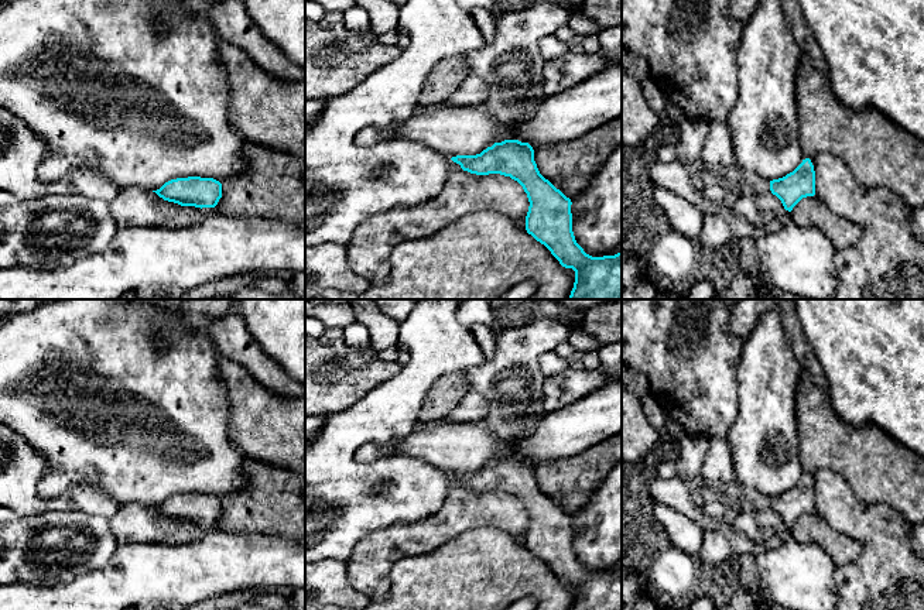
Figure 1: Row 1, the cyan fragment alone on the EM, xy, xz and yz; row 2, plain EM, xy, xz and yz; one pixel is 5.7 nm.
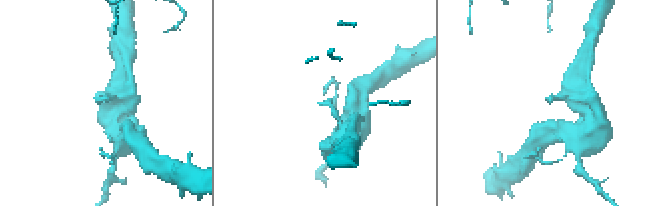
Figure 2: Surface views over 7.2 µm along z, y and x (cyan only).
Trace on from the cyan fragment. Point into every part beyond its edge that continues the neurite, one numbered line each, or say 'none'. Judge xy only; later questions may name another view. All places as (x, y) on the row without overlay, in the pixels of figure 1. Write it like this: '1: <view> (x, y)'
1: xy (133, 523)

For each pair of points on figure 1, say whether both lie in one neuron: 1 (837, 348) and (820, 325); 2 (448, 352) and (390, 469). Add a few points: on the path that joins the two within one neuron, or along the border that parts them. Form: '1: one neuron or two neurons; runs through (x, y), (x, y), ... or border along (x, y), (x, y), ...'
1: one neuron; runs through (837, 342), (825, 331)
2: one neuron; runs through (410, 386), (349, 446), (349, 461), (352, 463)

